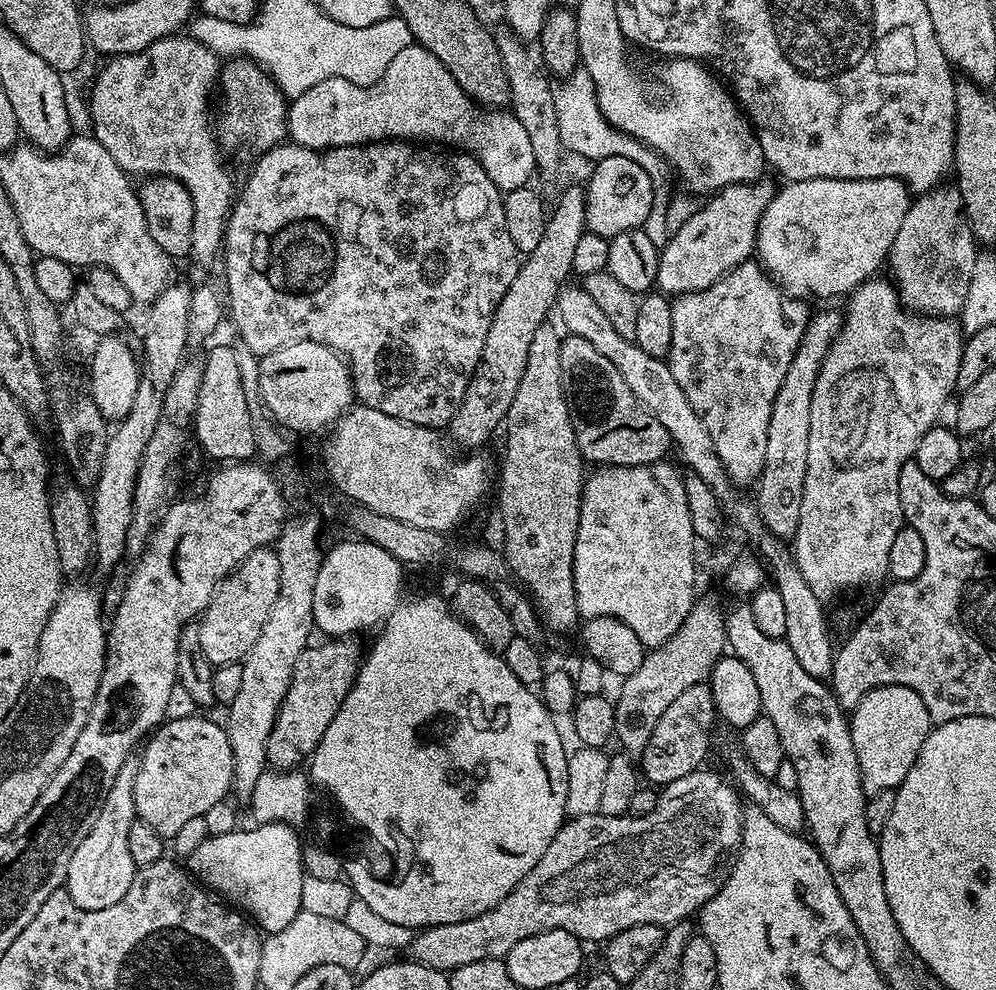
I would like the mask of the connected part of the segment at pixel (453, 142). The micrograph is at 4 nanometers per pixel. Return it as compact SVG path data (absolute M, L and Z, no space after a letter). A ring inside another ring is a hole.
M409 42L406 50L402 50L398 54L394 54L394 62L390 62L390 66L386 66L386 74L382 74L382 78L376 84L355 84L354 82L346 82L346 78L326 78L326 82L318 82L318 86L310 86L310 90L306 90L306 94L295 97L288 106L288 136L291 143L302 146L303 148L345 148L346 146L354 146L355 144L371 144L373 142L432 142L428 140L437 140L440 146L455 146L457 149L463 150L465 153L476 157L476 160L486 170L486 174L490 174L490 178L494 182L494 186L500 188L501 193L510 190L518 190L525 187L529 183L528 180L534 176L536 172L536 163L534 162L534 149L530 146L530 138L526 134L526 129L522 126L522 122L518 122L518 118L513 116L508 110L485 110L483 107L477 106L472 97L467 96L462 90L462 86L458 86L458 82L450 74L450 70L446 70L446 66L434 54L430 54L430 50L423 48L421 44Z

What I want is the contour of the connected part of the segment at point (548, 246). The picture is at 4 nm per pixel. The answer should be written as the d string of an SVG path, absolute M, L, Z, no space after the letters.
M572 184L556 202L556 206L551 207L550 215L544 222L544 233L542 234L542 242L538 242L538 246L534 246L532 252L527 253L523 257L518 274L514 278L514 282L510 282L510 290L506 290L506 294L502 298L502 302L498 302L498 310L494 310L494 318L490 322L490 330L486 332L486 344L482 346L482 354L480 355L480 361L478 366L474 370L474 374L470 378L470 382L466 386L466 394L462 398L462 402L458 406L458 410L452 415L452 423L450 425L450 431L452 436L461 444L462 447L468 448L464 450L478 450L482 444L486 443L496 431L501 431L502 425L507 421L508 411L510 410L510 402L514 402L514 394L518 391L518 382L522 382L522 370L526 370L526 354L530 354L530 341L534 339L534 334L539 328L545 327L546 321L544 320L548 316L548 311L551 313L556 306L556 299L560 296L561 287L569 283L568 276L573 275L572 266L574 264L574 249L578 241L582 238L582 234L586 230L586 194L584 188L581 185Z

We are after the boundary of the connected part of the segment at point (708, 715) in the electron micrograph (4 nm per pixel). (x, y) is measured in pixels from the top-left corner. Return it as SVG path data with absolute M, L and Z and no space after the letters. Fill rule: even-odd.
M707 683L692 685L684 690L658 719L644 752L638 757L638 768L643 779L645 776L649 785L663 786L697 771L703 765L700 763L712 740L712 723L717 723L717 720L712 689Z

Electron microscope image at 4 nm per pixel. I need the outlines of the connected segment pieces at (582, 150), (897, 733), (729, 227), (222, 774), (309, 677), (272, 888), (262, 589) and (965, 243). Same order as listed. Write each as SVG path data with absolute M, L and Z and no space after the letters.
M583 70L572 72L569 76L563 77L564 96L554 102L554 108L558 114L558 126L562 134L562 142L569 153L581 156L584 160L595 162L602 158L630 158L630 162L638 162L646 174L650 174L652 183L652 193L654 202L652 211L656 214L664 214L668 208L670 191L668 192L668 172L670 176L670 165L667 160L663 160L658 153L652 151L644 145L641 140L636 140L632 136L627 136L624 132L619 132L602 114L598 106L596 97L596 87L594 78Z
M887 684L871 688L850 712L854 754L860 767L860 781L865 793L875 794L899 788L910 766L918 758L926 738L934 727L922 698L906 686Z
M761 178L751 184L721 188L709 199L712 200L709 204L701 203L697 212L682 223L682 228L668 236L668 245L660 248L655 287L665 294L701 292L743 264L753 255L756 227L773 195L771 182Z
M200 714L177 720L168 718L147 737L143 748L144 753L136 764L133 784L134 806L139 820L146 822L146 826L150 826L151 829L158 830L160 836L171 838L178 834L178 830L182 830L188 819L204 816L206 810L210 810L210 806L229 795L234 774L234 754L230 750L230 740L223 723L215 724Z
M328 638L325 644L309 643L307 648L298 654L298 662L294 662L294 674L290 678L290 690L286 690L286 698L282 698L282 706L276 715L274 730L270 730L268 739L268 763L276 770L292 770L311 757L318 746L322 734L326 734L326 726L334 722L334 714L342 706L346 694L352 689L356 675L362 663L362 648L356 638Z
M284 823L256 824L249 832L237 830L221 836L207 836L196 850L186 858L186 868L201 885L207 886L213 893L219 894L229 905L235 906L239 911L247 914L265 933L271 934L282 930L286 923L286 915L280 909L280 888L284 884L284 876L299 877L302 872L301 865L284 864L291 856L299 857L302 844L296 841L291 827Z
M271 547L256 548L229 574L216 588L214 598L204 607L199 617L202 654L214 666L235 664L243 661L245 654L258 642L266 618L270 618L270 609L274 607L274 598L278 598L280 571L278 558Z
M944 187L919 193L909 203L886 264L892 267L890 279L905 309L925 316L952 318L968 299L966 286L970 286L970 274L978 259L978 245L972 237L959 192Z

